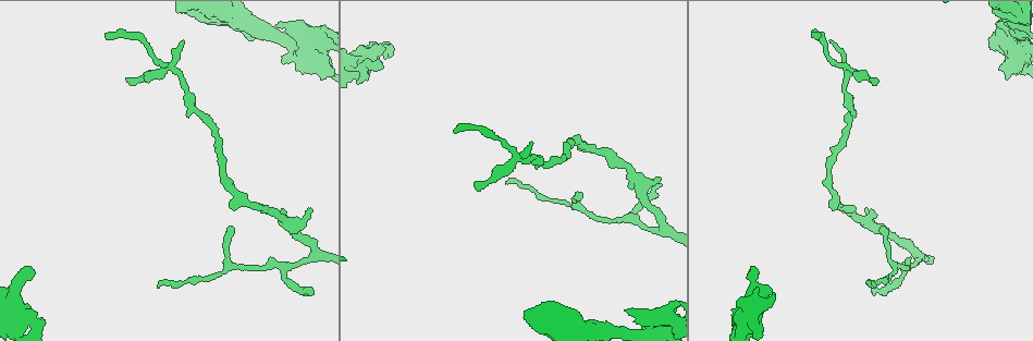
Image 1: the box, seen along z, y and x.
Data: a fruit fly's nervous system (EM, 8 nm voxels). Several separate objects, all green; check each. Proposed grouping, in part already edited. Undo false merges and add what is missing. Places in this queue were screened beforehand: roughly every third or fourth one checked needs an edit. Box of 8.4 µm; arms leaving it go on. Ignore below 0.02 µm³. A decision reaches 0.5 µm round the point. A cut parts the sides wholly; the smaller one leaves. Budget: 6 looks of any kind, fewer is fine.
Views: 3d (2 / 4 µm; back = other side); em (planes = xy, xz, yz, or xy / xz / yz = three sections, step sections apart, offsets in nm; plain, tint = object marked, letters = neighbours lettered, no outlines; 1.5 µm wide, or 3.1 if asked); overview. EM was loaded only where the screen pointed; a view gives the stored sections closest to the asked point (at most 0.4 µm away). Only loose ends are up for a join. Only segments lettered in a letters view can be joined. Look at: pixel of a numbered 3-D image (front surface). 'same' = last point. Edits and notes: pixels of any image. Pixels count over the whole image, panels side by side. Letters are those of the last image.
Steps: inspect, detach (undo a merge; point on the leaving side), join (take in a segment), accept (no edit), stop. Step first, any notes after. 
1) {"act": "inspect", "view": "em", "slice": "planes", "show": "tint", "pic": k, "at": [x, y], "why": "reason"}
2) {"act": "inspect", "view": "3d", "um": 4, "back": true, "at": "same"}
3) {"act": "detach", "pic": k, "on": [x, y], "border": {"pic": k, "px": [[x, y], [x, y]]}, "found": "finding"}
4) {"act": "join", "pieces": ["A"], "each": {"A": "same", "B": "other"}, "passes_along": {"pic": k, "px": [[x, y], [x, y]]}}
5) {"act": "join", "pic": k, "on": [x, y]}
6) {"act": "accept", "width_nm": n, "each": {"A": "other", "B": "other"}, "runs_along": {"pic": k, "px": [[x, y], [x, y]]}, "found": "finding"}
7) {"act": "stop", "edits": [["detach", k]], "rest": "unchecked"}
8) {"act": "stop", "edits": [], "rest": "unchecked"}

{"act": "inspect", "view": "em", "slice": "planes", "show": "tint", "pic": 1, "at": [475, 185], "why": "an open end"}

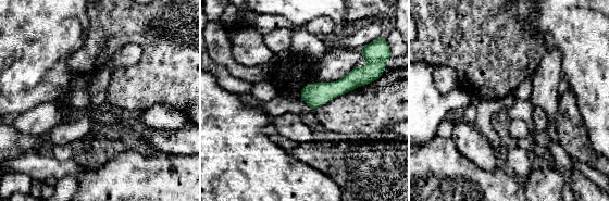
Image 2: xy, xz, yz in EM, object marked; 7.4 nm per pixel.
{"act": "inspect", "view": "em", "slice": "planes", "show": "letters", "at": "same"}

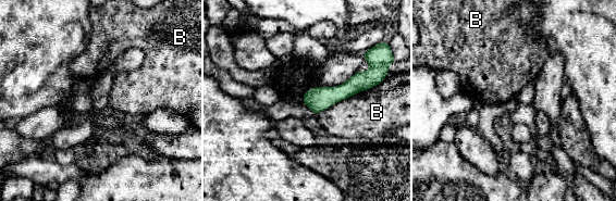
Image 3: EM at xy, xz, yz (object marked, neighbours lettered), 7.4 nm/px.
{"act": "accept", "width_nm": 180, "each": {"B": "other"}, "border": {"pic": 3, "px": [[381, 82], [331, 104], [316, 115]]}, "found": "none of them fits"}

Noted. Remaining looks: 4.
{"act": "inspect", "view": "em", "um": 3.1, "slice": "planes", "show": "plain", "pic": 1, "at": [41, 319], "why": "free end"}

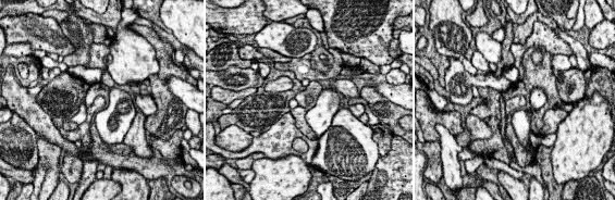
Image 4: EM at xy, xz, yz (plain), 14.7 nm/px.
{"act": "inspect", "view": "em", "um": 3.1, "slice": "planes", "show": "letters", "at": "same"}

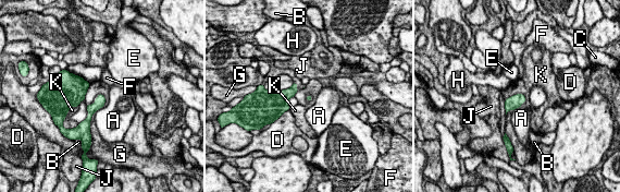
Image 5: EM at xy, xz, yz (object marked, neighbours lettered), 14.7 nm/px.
{"act": "accept", "each": {"A": "other", "B": "other", "C": "other", "D": "other", "E": "other", "F": "other", "G": "other", "H": "other", "J": "other", "K": "other"}, "border": {"pic": 5, "px": [[525, 96], [513, 94], [505, 100]]}, "found": "none of them fits"}

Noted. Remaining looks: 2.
{"act": "inspect", "view": "3d", "um": 4, "pic": 1, "at": [659, 176], "why": "free end"}

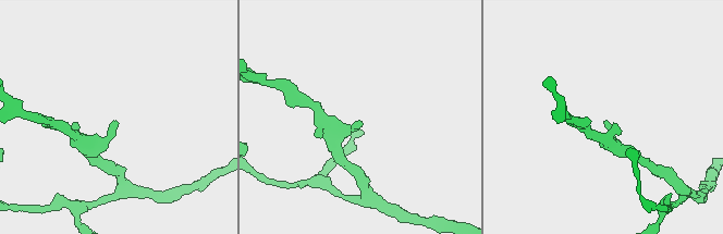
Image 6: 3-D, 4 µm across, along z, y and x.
{"act": "inspect", "view": "em", "slice": "planes", "show": "letters", "pic": 6, "at": [116, 121]}

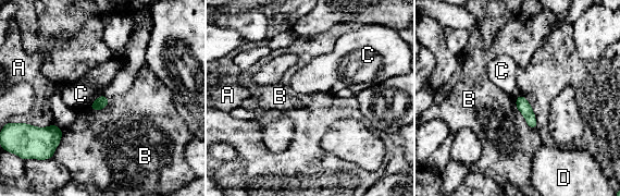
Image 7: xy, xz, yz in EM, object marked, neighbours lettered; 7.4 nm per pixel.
{"act": "accept", "each": {"A": "other", "B": "other", "C": "other", "D": "other"}, "border": {"pic": 7, "px": [[101, 94], [89, 105]]}, "found": "no lettered segment goes on from it"}

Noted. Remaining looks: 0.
{"act": "stop", "edits": [], "rest": "unchecked"}

